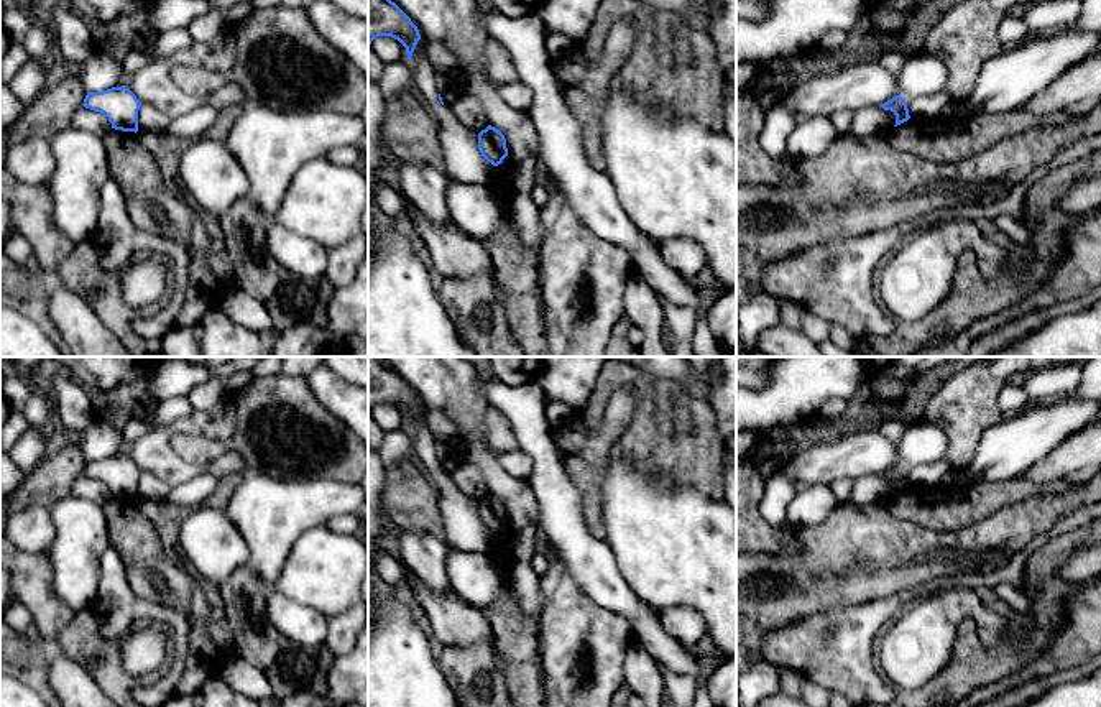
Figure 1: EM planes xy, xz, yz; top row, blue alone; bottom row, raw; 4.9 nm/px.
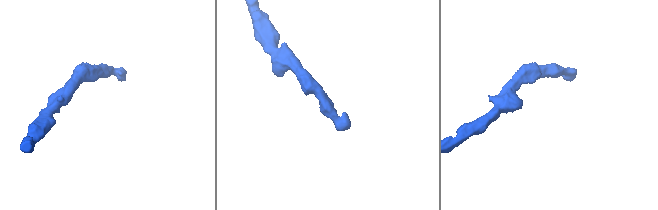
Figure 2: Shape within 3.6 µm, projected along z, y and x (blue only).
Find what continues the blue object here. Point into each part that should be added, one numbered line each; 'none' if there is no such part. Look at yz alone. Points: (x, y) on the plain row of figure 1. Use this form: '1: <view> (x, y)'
none

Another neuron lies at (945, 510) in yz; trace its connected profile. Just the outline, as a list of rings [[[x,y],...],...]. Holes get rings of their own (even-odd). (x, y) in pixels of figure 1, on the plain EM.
[[[1017,477],[1004,482],[983,483],[974,488],[909,487],[886,498],[887,511],[899,521],[928,528],[943,538],[974,526],[996,511],[1042,493],[1065,492],[1073,478],[1032,482]]]

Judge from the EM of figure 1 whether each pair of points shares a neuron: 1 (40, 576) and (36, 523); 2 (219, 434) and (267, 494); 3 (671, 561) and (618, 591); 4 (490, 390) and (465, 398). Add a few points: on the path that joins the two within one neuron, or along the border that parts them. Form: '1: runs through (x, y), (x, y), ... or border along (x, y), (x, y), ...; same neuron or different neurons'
1: border along (17, 546), (23, 551), (45, 553); different neurons
2: border along (248, 471), (242, 475); different neurons
3: border along (612, 548), (626, 584), (656, 609); different neurons
4: border along (479, 380), (482, 395), (493, 406); different neurons

